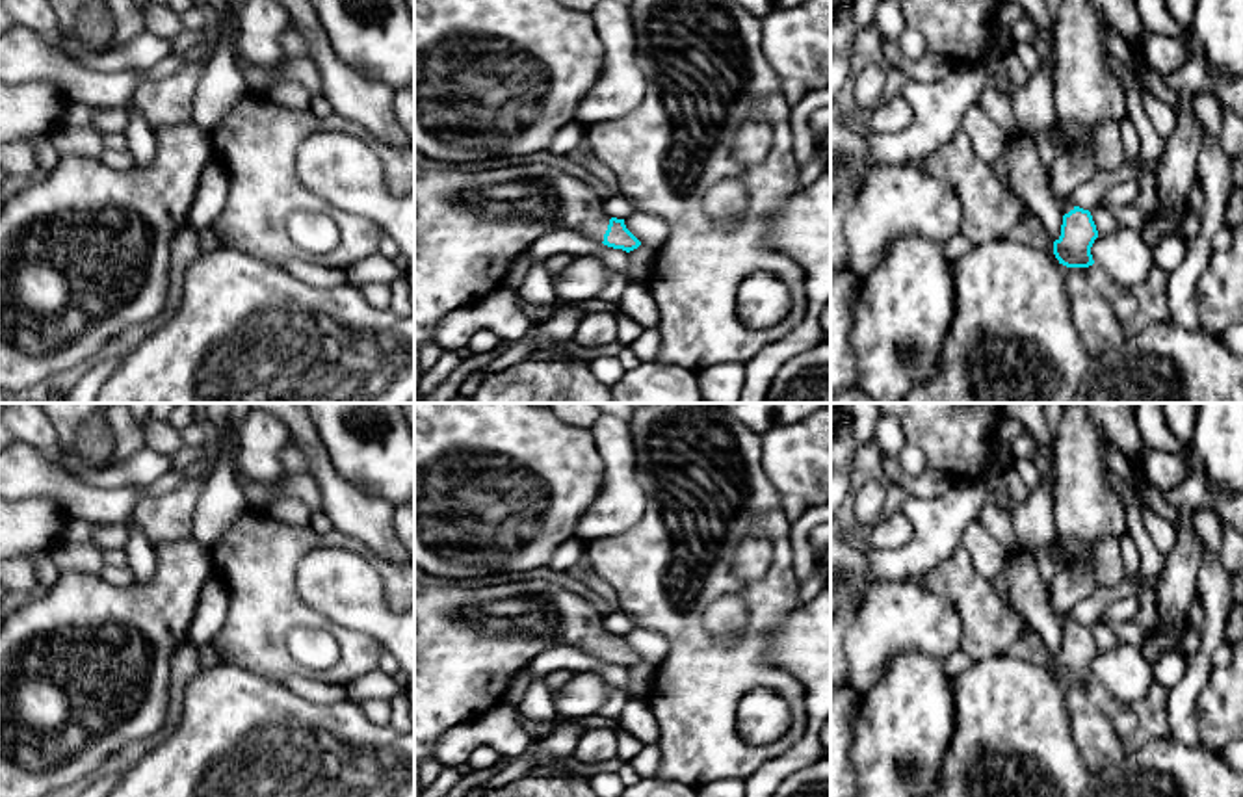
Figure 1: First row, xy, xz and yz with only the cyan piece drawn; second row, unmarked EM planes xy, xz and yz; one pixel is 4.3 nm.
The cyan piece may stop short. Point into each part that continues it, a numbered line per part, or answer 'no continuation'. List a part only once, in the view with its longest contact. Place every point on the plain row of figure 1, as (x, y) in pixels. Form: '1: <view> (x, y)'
1: xz (471, 640)

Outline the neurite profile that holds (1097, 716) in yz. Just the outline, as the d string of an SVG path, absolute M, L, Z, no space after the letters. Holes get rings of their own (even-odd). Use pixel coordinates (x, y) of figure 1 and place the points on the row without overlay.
M1053 660L1048 671L1063 691L1072 736L1076 747L1094 775L1106 765L1120 762L1128 752L1124 751L1126 706L1113 693L1109 693L1098 680L1089 684L1066 684L1053 671Z

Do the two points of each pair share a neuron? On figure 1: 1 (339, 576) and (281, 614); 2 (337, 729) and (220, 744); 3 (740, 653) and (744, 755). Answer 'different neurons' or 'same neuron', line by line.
1: different neurons
2: same neuron
3: same neuron

